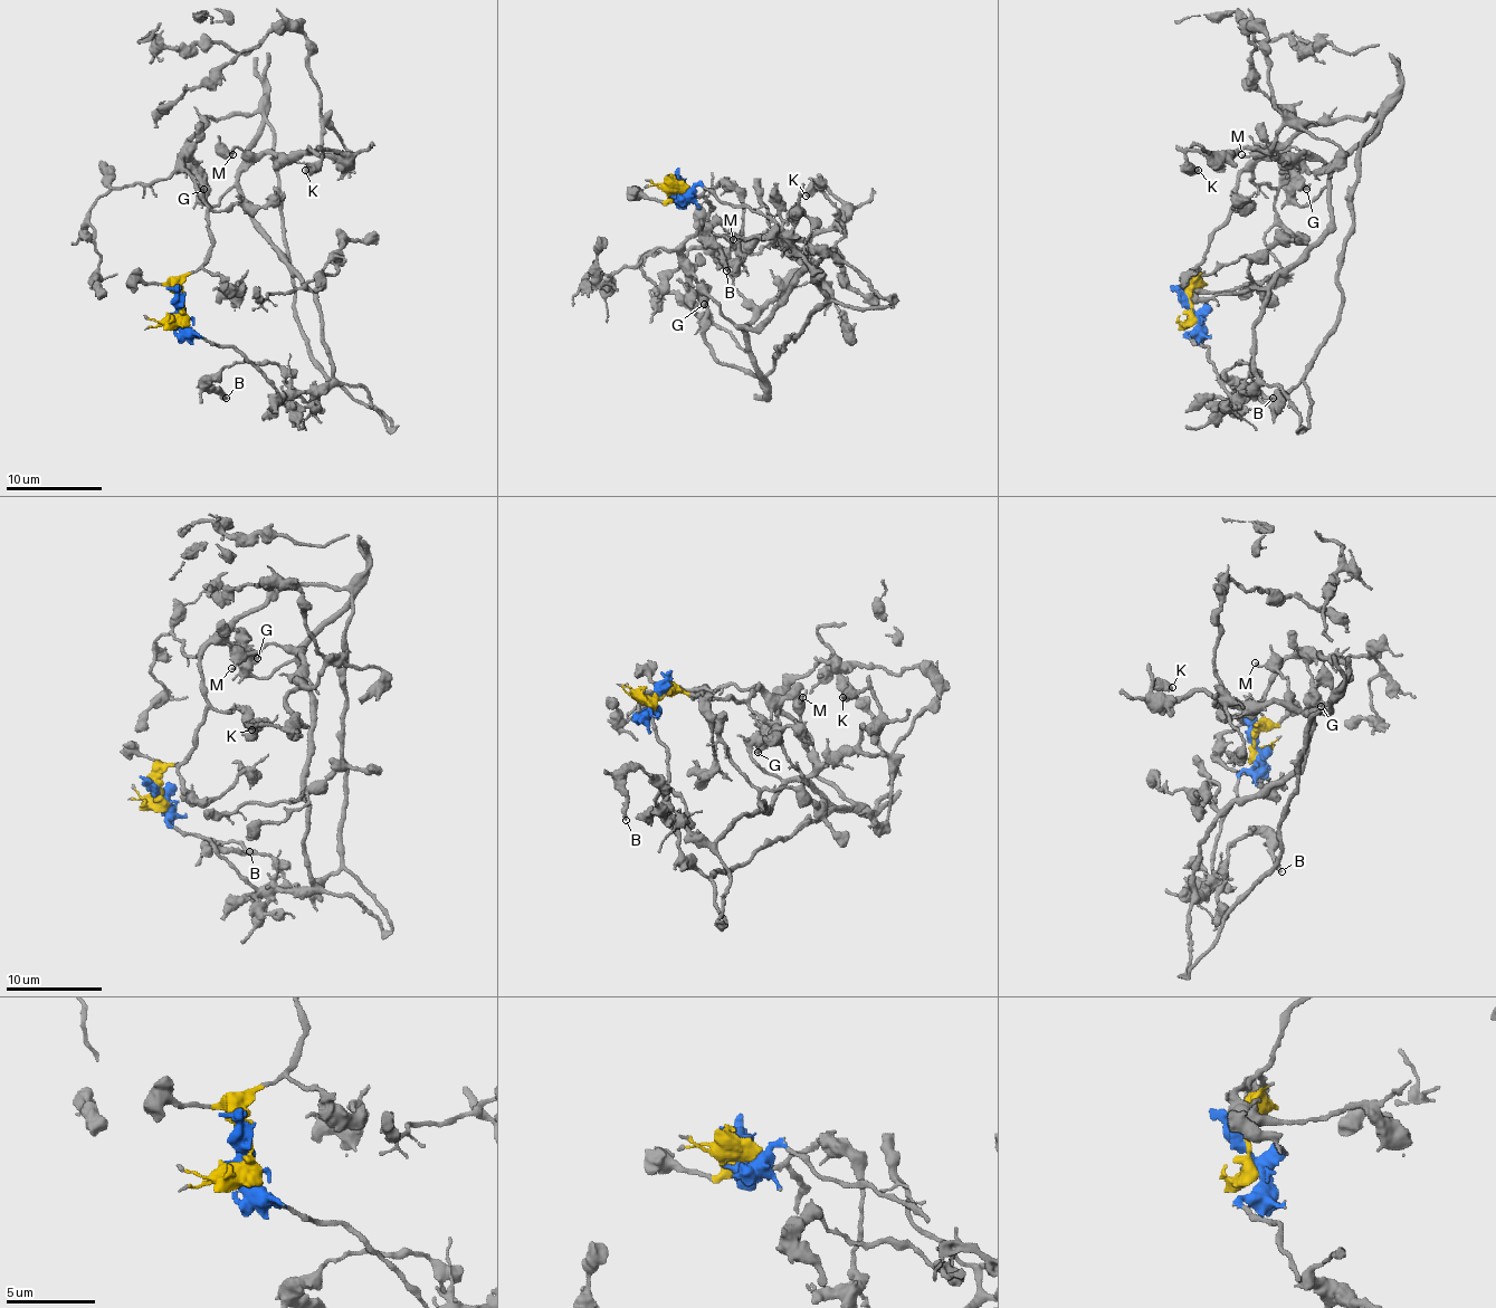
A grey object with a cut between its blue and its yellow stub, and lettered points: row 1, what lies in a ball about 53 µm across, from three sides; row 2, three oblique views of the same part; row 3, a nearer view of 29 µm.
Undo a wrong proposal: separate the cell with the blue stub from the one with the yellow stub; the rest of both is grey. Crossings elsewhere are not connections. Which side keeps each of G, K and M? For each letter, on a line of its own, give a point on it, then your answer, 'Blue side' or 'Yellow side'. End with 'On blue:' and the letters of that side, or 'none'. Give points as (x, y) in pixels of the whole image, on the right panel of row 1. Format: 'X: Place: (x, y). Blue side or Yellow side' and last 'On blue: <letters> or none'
G: Place: (1306, 189). Yellow side
K: Place: (1198, 170). Blue side
M: Place: (1241, 154). Blue side
On blue: K, M

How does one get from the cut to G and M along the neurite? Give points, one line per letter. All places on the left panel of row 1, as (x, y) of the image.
G: (182, 309), (182, 280), (203, 261), (211, 236), (203, 192), (182, 169), (184, 159), (199, 169), (203, 190)
M: (182, 309), (280, 393), (331, 379), (314, 290), (259, 228), (239, 171), (251, 159), (232, 154)

